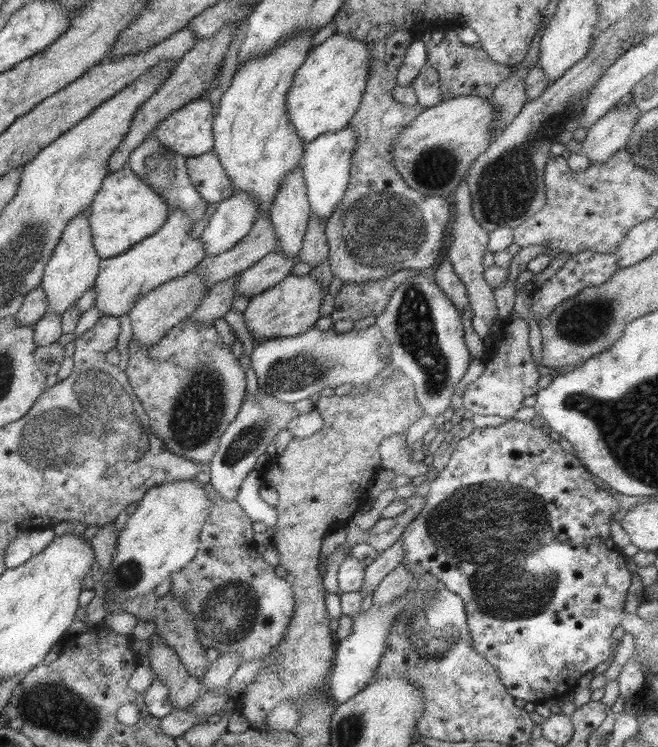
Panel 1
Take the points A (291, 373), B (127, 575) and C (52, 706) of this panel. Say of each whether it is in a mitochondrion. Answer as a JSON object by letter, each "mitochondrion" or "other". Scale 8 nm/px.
{"A":"mitochondrion","B":"mitochondrion","C":"mitochondrion"}

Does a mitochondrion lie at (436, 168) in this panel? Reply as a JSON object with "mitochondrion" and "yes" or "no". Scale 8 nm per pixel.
{"mitochondrion":"yes"}

